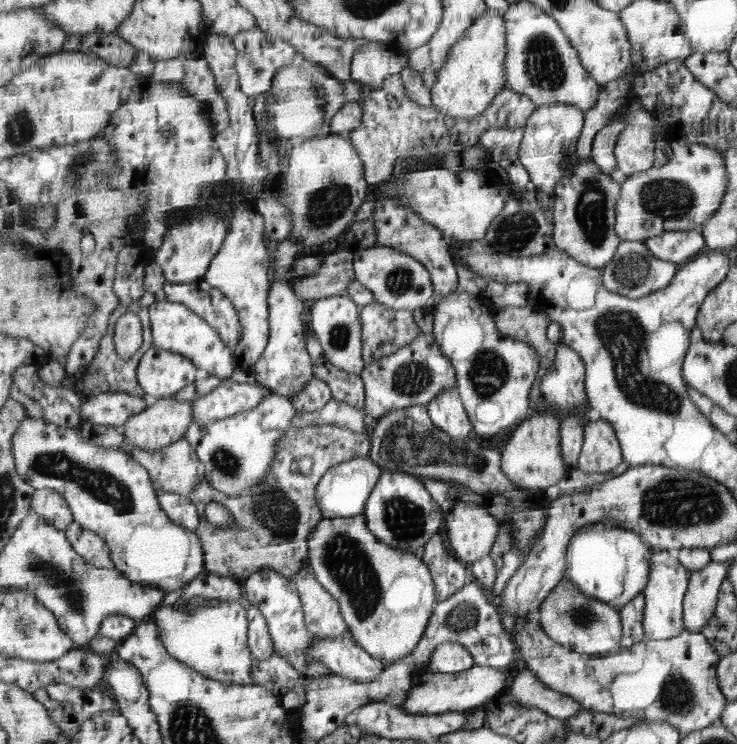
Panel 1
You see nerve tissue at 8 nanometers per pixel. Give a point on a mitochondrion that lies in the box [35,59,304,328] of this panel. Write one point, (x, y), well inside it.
(81, 162)

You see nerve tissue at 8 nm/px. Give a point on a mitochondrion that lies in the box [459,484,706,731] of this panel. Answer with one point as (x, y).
(676, 680)

